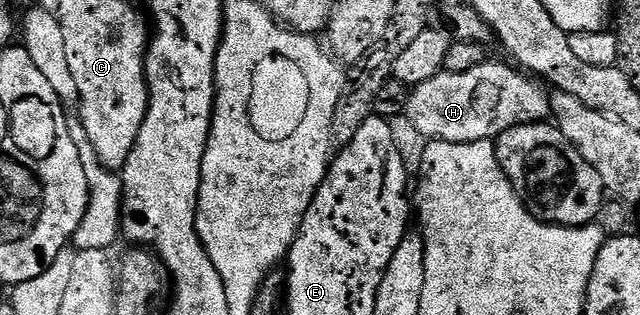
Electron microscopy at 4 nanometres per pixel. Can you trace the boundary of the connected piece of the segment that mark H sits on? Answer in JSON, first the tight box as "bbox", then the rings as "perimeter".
{"bbox":[405,61,551,143],"perimeter":[[[488,61],[477,65],[477,69],[469,69],[469,73],[441,73],[413,88],[407,97],[405,114],[409,121],[413,121],[413,125],[417,125],[417,129],[421,129],[427,140],[441,143],[472,143],[482,139],[494,141],[501,133],[517,125],[546,120],[551,115],[548,88],[530,74],[524,73],[518,66],[512,66]]]}

